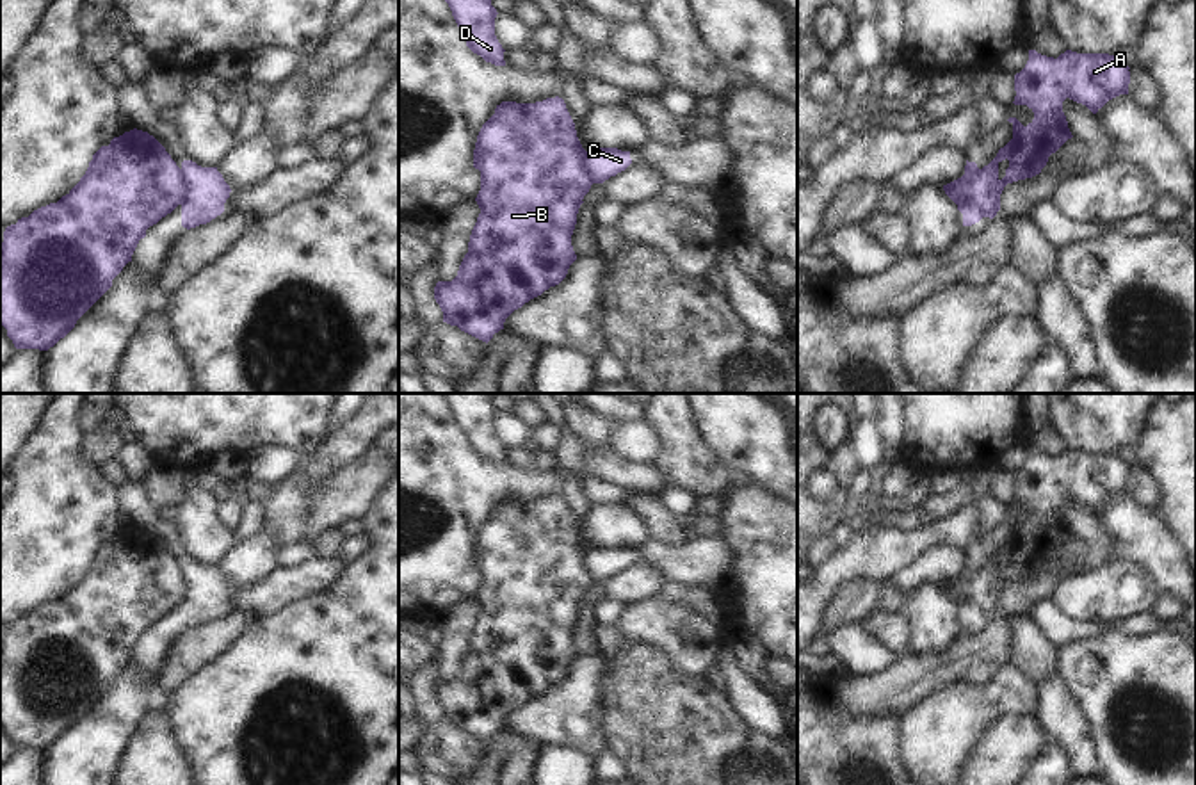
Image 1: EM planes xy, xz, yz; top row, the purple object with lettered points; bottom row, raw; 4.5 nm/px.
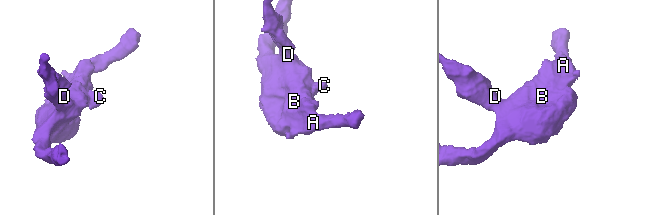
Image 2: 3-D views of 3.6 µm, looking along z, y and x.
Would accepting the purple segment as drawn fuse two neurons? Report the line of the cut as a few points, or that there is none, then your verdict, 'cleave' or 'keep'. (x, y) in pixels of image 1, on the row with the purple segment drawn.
cut yz (979, 169), (970, 196), (986, 216); cleave

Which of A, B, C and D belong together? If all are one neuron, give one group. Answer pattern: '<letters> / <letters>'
A B D / C

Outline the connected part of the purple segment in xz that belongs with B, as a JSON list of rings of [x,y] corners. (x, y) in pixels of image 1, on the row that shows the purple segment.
[[[562,98],[497,105],[473,150],[473,167],[481,171],[475,198],[481,214],[468,253],[456,278],[434,287],[443,322],[488,344],[514,310],[566,278],[577,260],[571,246],[577,214],[593,185],[580,171],[584,153]]]

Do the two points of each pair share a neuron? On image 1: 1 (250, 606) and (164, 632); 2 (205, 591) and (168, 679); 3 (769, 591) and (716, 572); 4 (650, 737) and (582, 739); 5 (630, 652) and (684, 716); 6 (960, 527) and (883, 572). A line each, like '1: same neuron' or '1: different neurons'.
1: same neuron
2: different neurons
3: different neurons
4: different neurons
5: same neuron
6: same neuron

